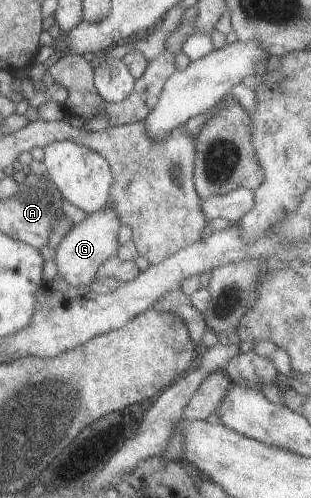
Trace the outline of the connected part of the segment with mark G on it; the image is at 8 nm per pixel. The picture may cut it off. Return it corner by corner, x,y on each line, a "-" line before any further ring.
107,207
98,212
86,214
80,223
72,225
63,239
54,247
52,260
56,266
56,276
63,279
71,287
87,286
94,278
99,265
116,253
119,226
115,213

